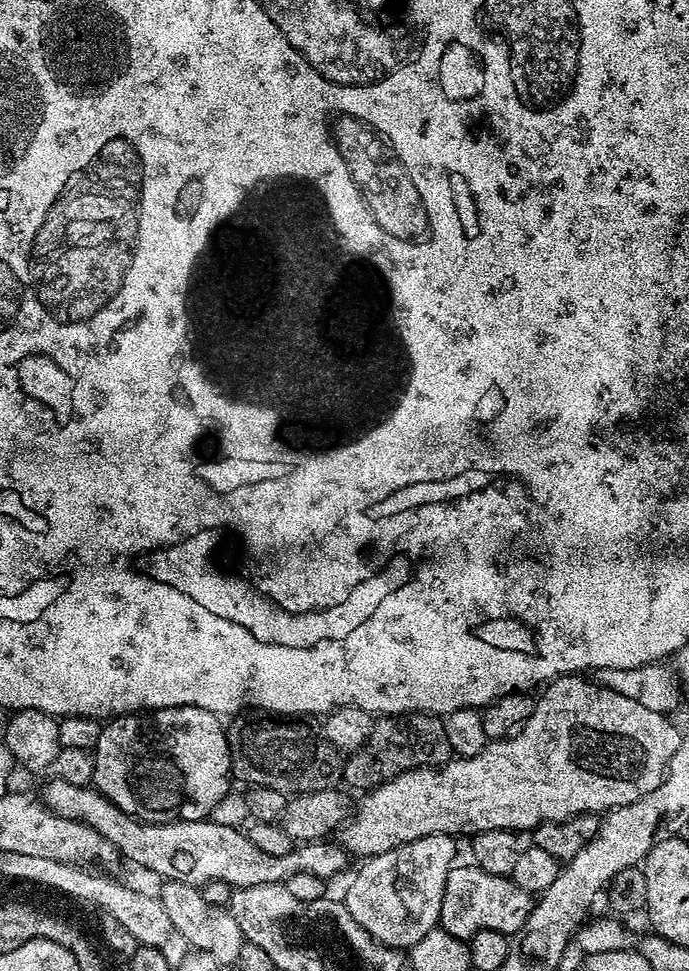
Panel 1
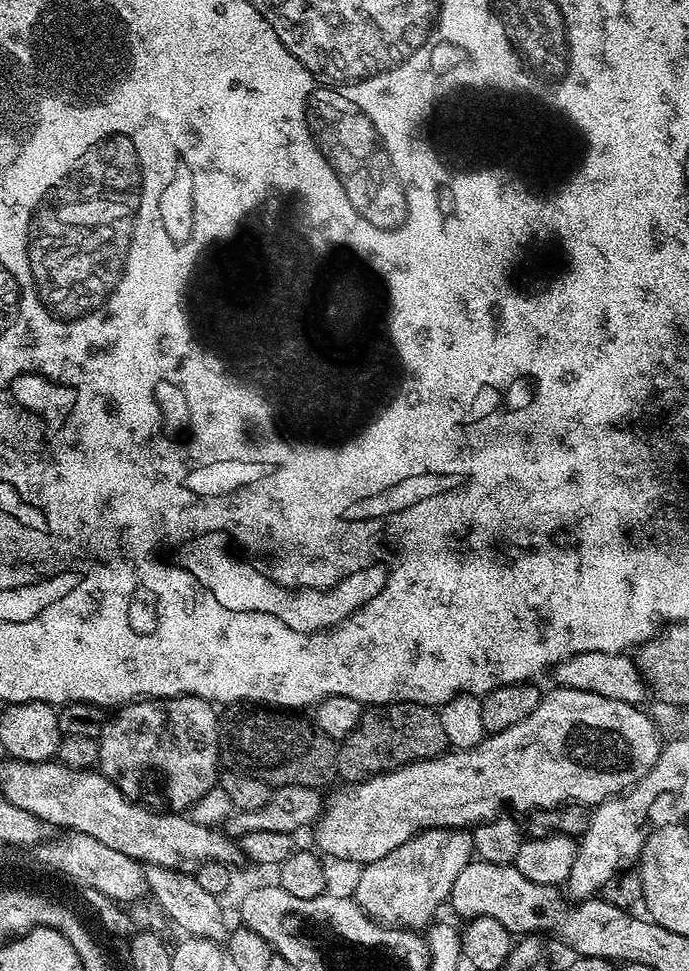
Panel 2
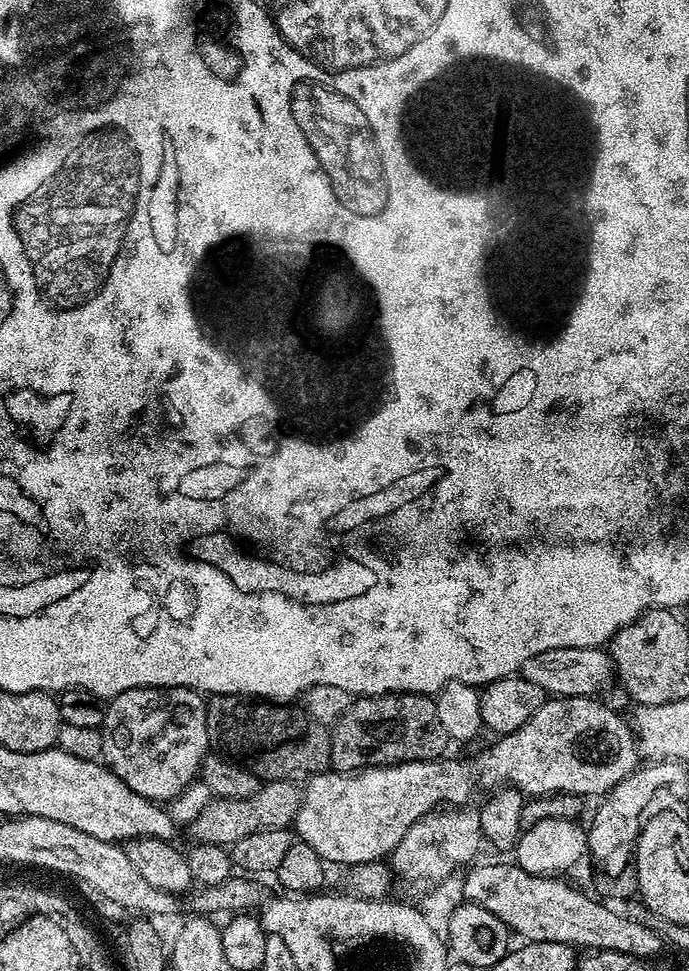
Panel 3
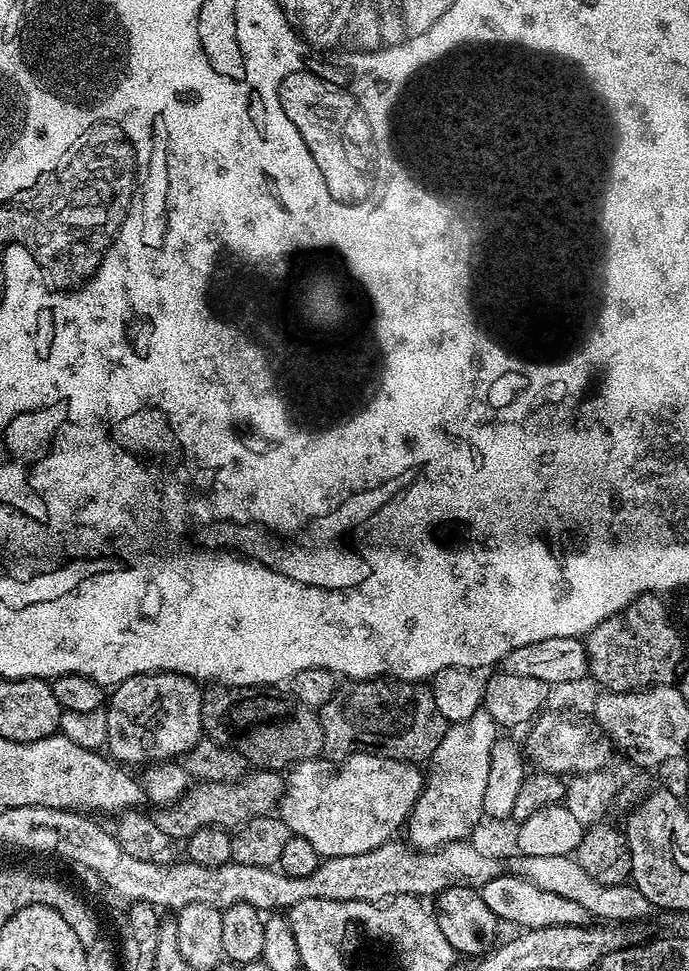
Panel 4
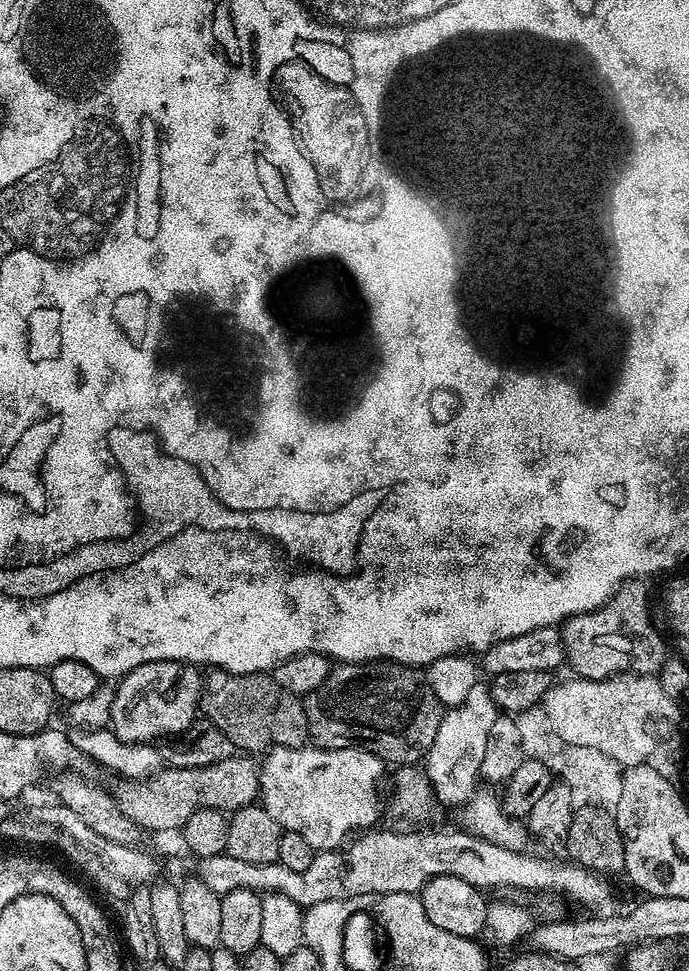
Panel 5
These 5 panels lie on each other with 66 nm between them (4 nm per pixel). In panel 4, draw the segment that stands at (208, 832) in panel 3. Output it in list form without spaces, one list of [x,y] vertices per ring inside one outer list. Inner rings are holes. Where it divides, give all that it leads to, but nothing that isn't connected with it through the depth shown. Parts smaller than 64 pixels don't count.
[[[252,770],[233,782],[223,780],[212,782],[205,780],[189,787],[171,807],[161,807],[154,819],[158,830],[171,836],[173,841],[187,841],[194,830],[202,828],[222,828],[235,830],[241,824],[250,822],[259,816],[267,816],[279,805],[280,796],[284,792],[284,779],[276,770]]]

